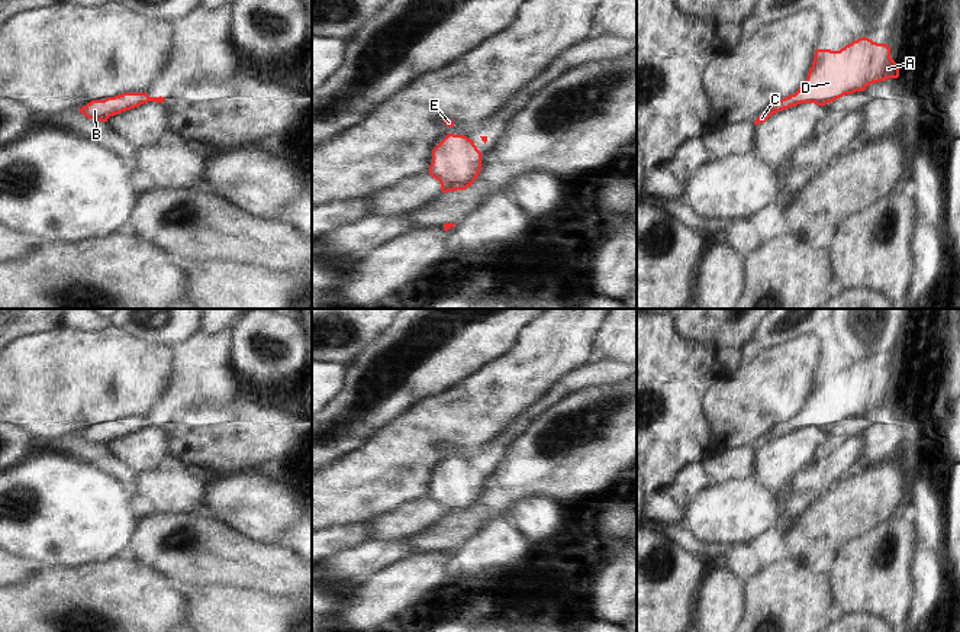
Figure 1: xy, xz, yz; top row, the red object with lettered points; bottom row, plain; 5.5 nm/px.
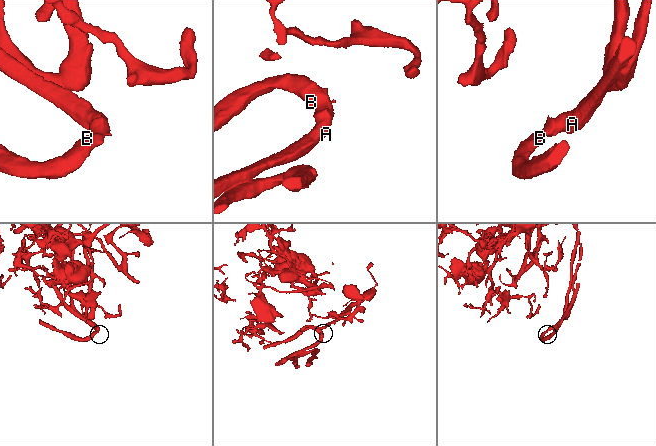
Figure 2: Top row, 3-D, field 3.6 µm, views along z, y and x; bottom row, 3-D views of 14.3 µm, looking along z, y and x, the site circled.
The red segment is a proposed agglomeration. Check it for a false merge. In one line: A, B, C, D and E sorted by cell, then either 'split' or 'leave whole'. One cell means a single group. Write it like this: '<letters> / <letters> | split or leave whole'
A B C D E | leave whole

